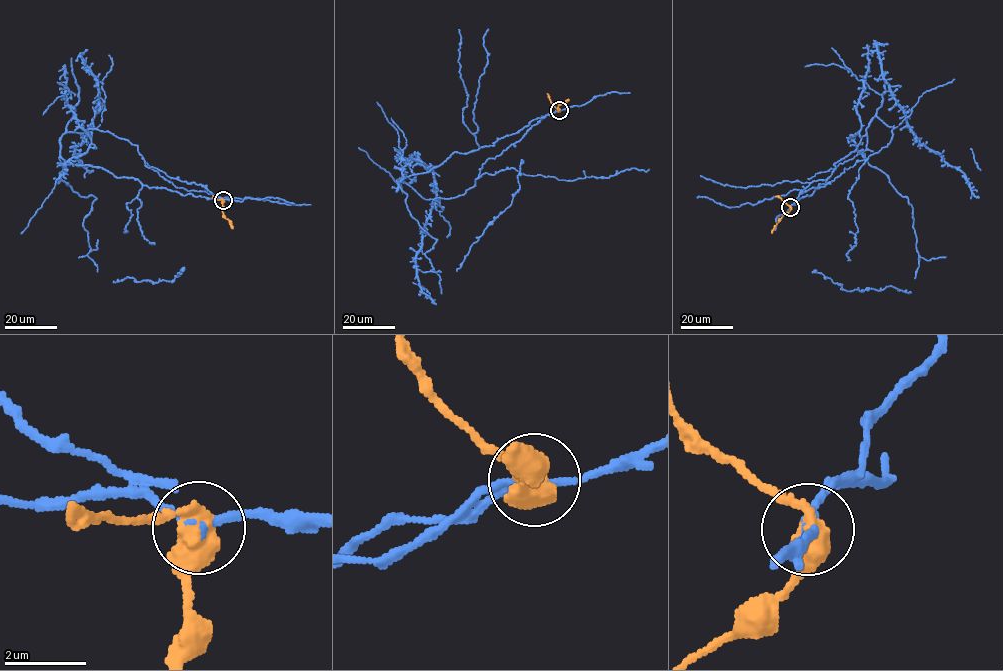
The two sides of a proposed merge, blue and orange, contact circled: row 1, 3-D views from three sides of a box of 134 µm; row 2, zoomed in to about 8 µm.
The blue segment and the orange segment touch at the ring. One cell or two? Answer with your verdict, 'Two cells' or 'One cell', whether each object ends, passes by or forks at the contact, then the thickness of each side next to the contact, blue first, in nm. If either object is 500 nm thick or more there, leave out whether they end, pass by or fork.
Two cells. At the ring blue passes by. At the ring orange passes by. Thickness 190 nm (blue) against 480 nm

